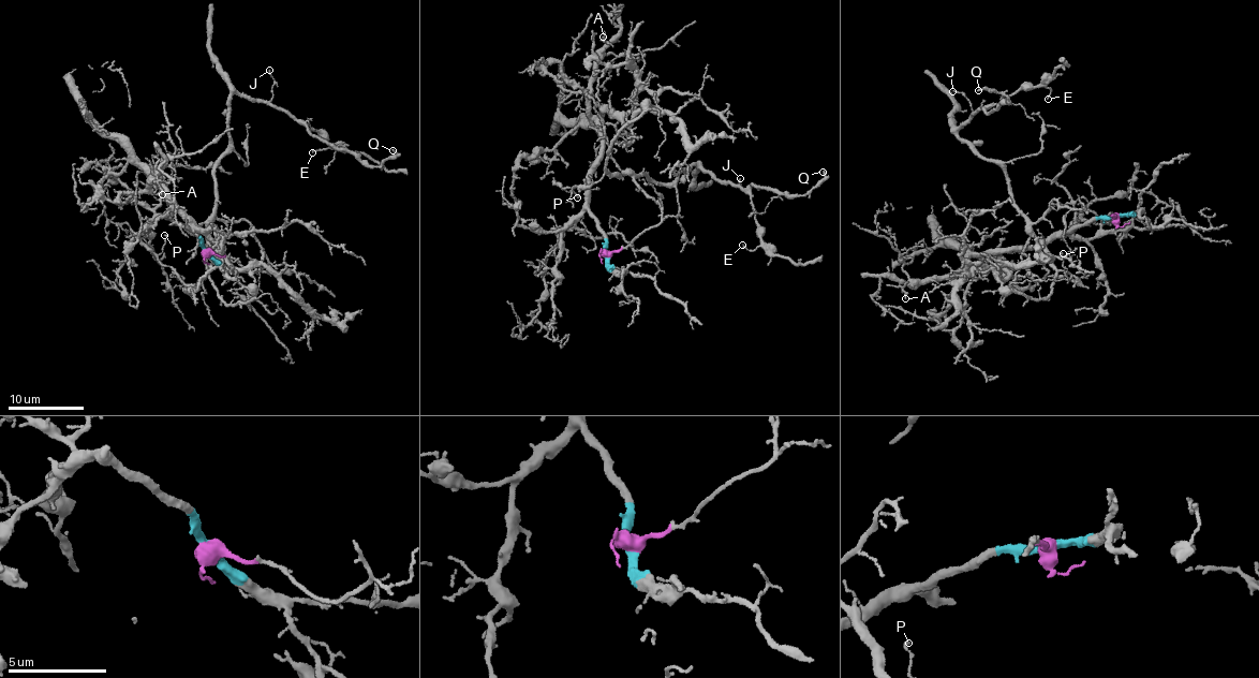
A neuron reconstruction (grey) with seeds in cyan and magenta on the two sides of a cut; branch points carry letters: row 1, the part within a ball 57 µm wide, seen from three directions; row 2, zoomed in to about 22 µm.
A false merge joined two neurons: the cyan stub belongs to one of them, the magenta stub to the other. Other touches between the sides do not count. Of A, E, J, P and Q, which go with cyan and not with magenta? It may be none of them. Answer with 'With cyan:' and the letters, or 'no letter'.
With cyan: A

